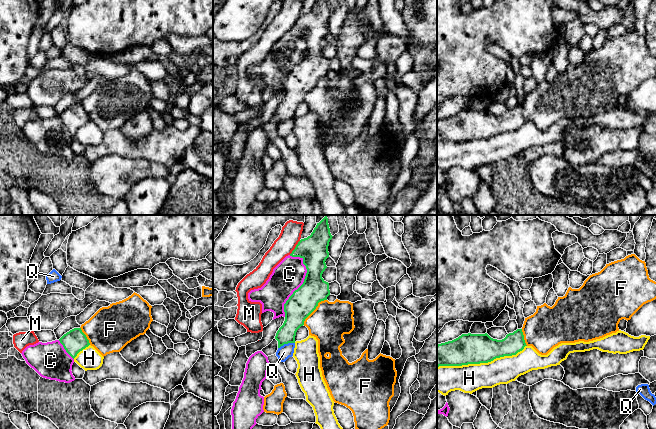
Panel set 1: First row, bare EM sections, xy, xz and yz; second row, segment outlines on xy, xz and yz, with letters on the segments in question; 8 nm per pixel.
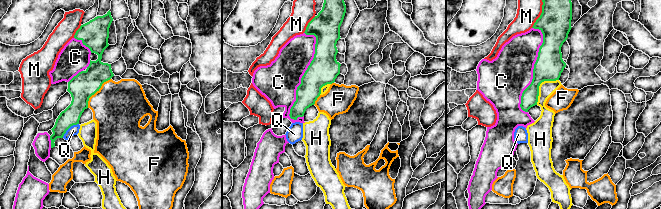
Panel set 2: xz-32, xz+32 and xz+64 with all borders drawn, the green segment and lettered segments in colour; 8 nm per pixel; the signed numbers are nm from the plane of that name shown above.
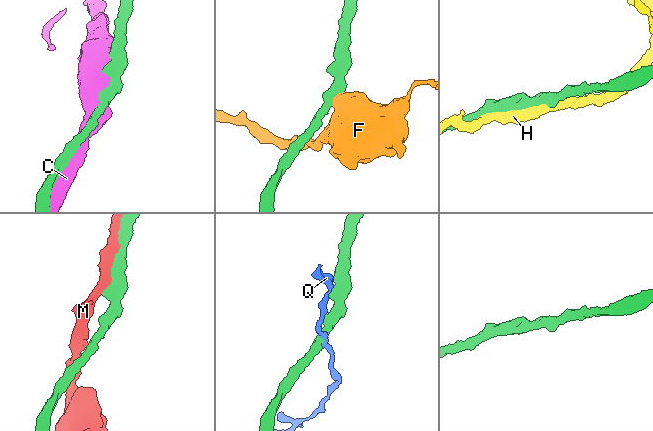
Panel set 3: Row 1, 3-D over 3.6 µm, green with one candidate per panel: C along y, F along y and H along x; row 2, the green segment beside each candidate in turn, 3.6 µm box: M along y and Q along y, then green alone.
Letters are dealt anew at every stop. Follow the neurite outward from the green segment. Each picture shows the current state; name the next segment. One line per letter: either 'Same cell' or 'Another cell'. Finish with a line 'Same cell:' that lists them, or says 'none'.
C: Another cell
F: Another cell
H: Another cell
M: Another cell
Q: Another cell
Same cell: none

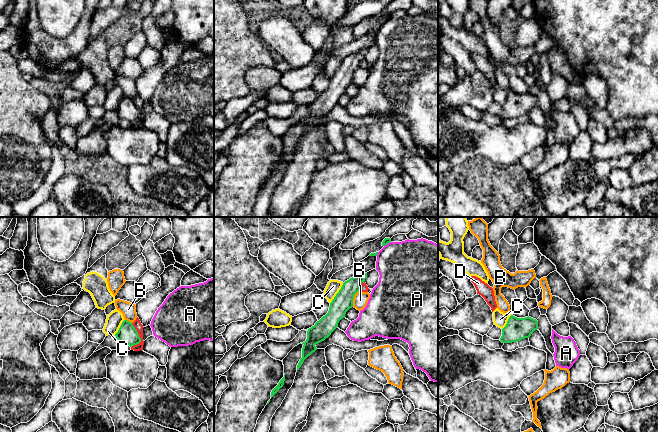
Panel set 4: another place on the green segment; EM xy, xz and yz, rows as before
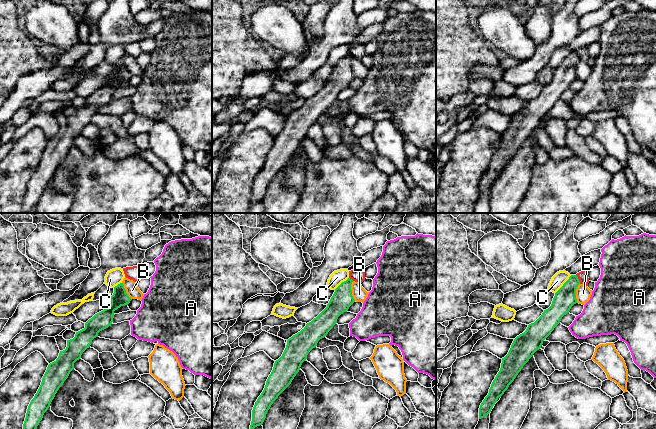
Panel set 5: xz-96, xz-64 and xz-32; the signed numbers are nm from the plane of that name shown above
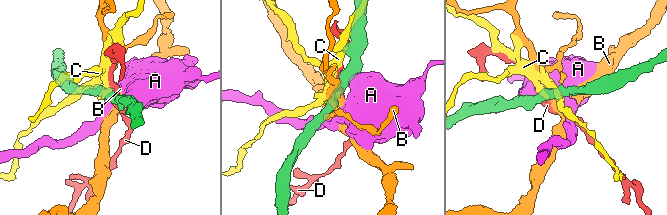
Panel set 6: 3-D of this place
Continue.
A: Another cell
B: Another cell
C: Another cell
D: Another cell
Same cell: none

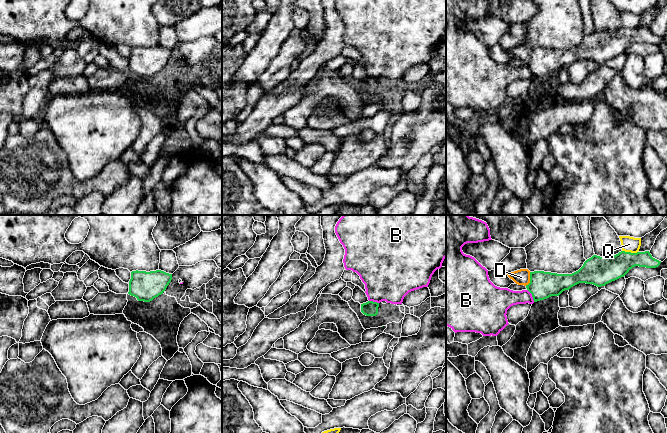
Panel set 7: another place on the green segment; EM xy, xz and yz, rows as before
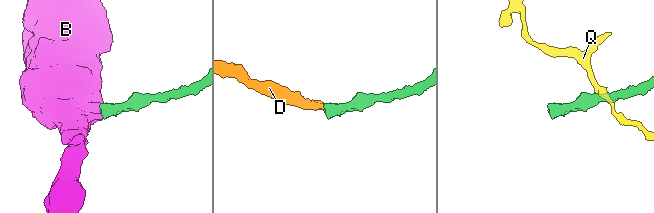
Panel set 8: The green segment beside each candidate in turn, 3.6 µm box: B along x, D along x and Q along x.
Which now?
B: Another cell
D: Same cell
Q: Another cell
Same cell: D

